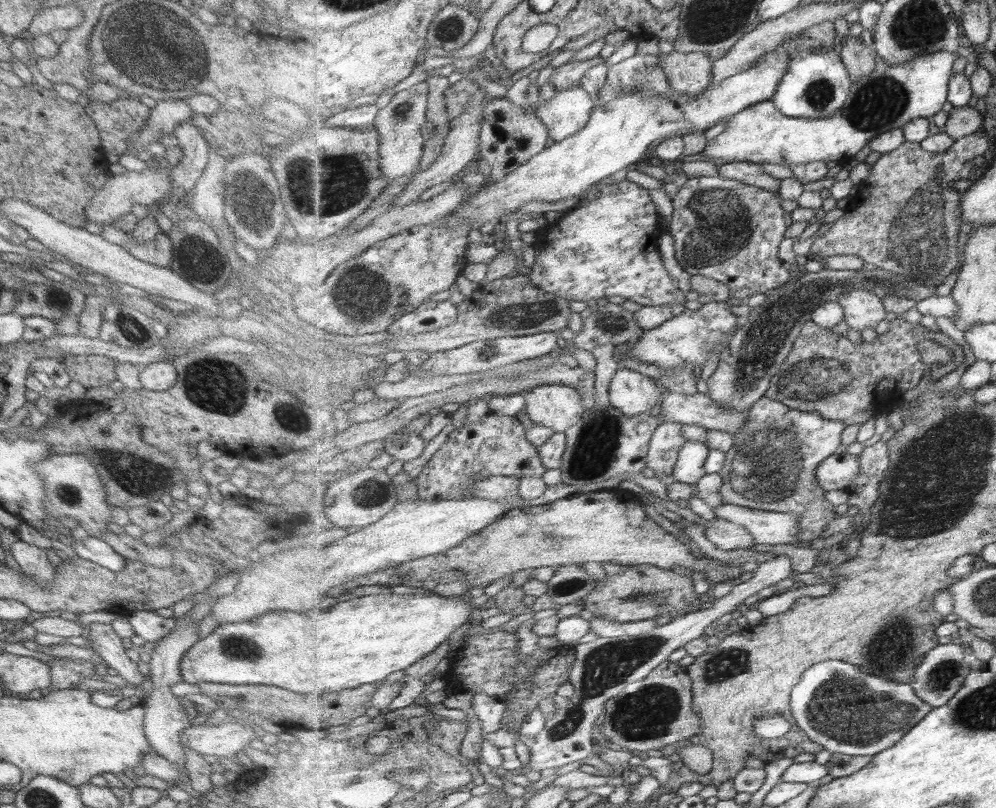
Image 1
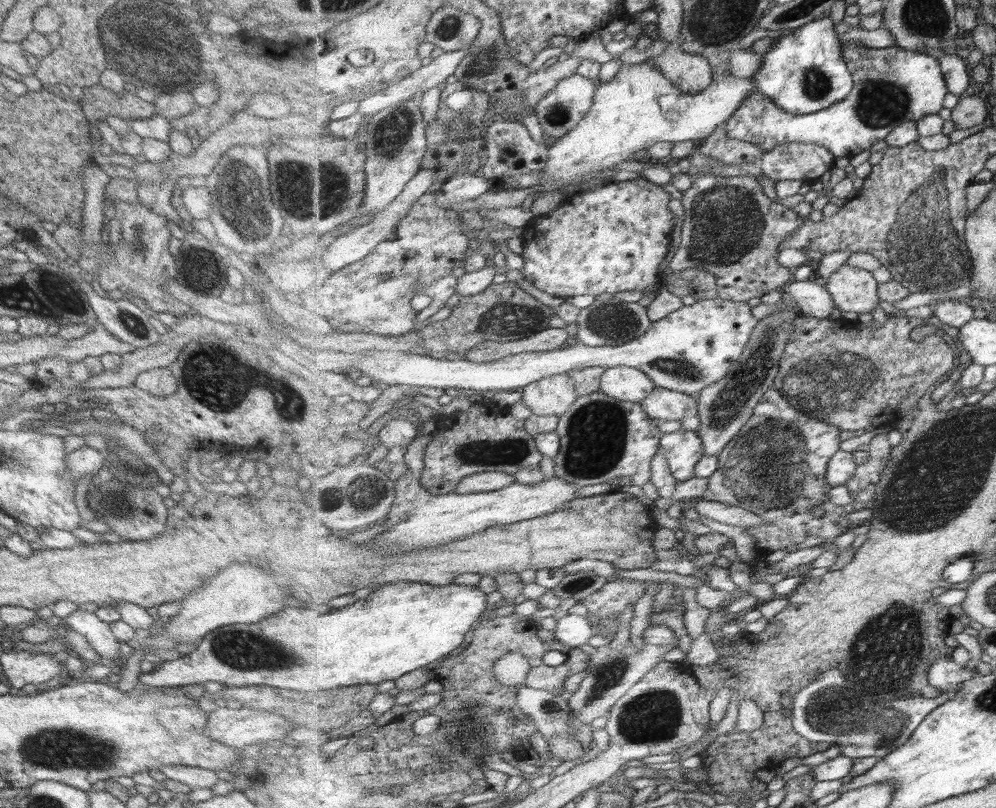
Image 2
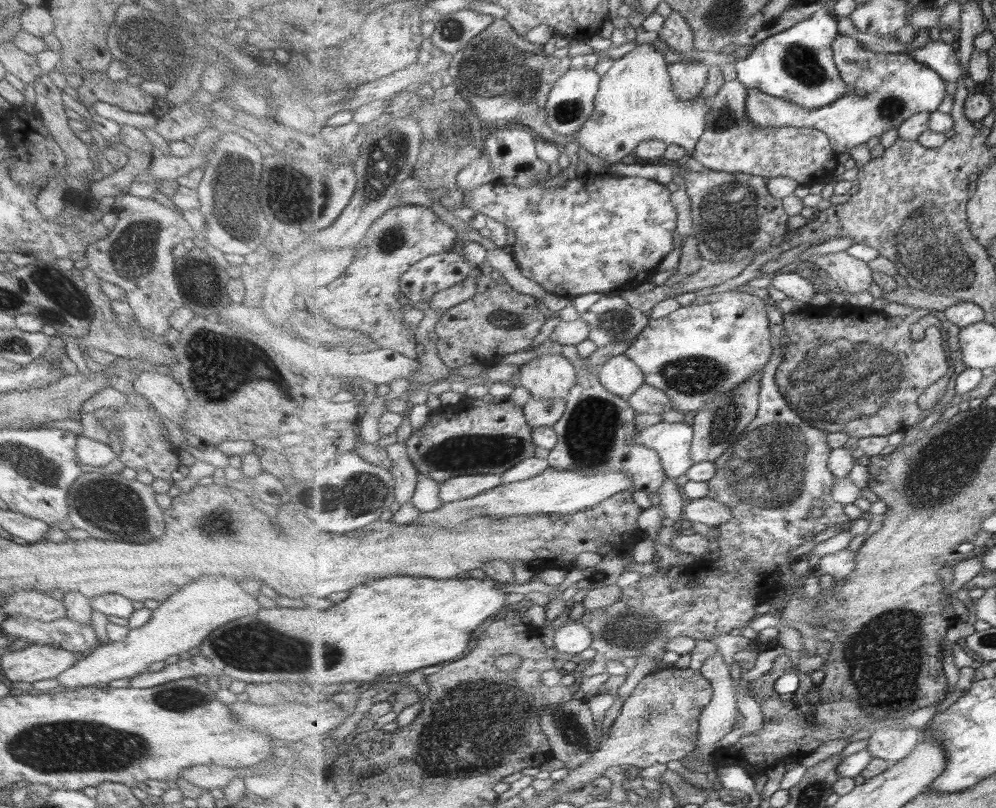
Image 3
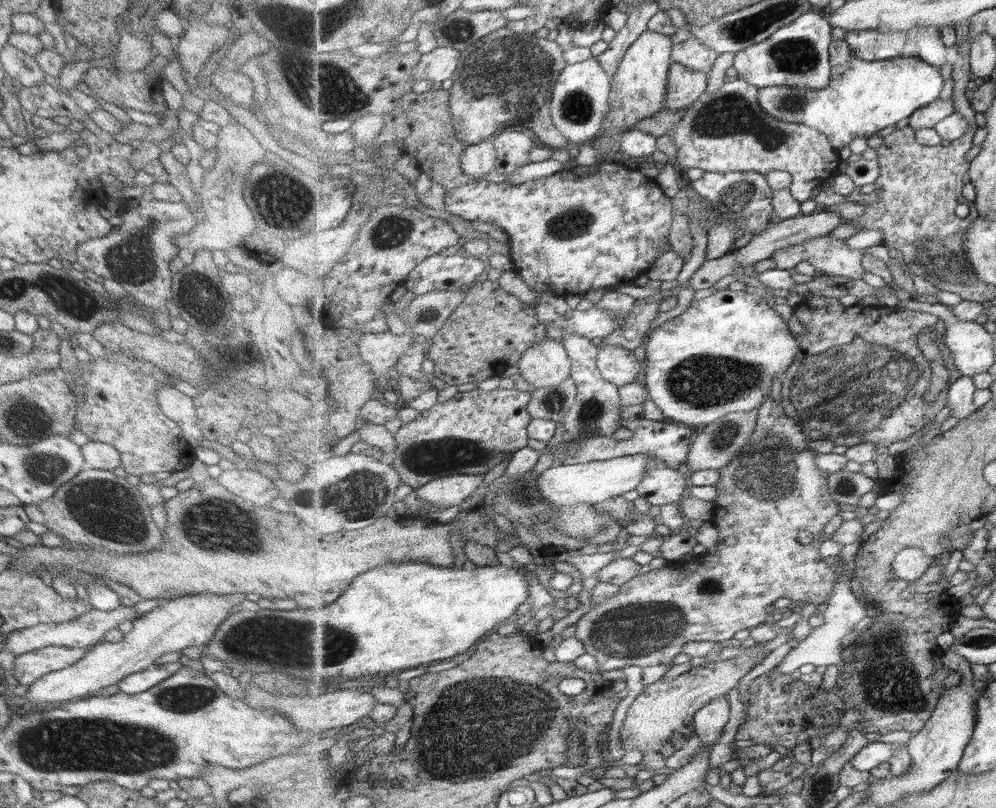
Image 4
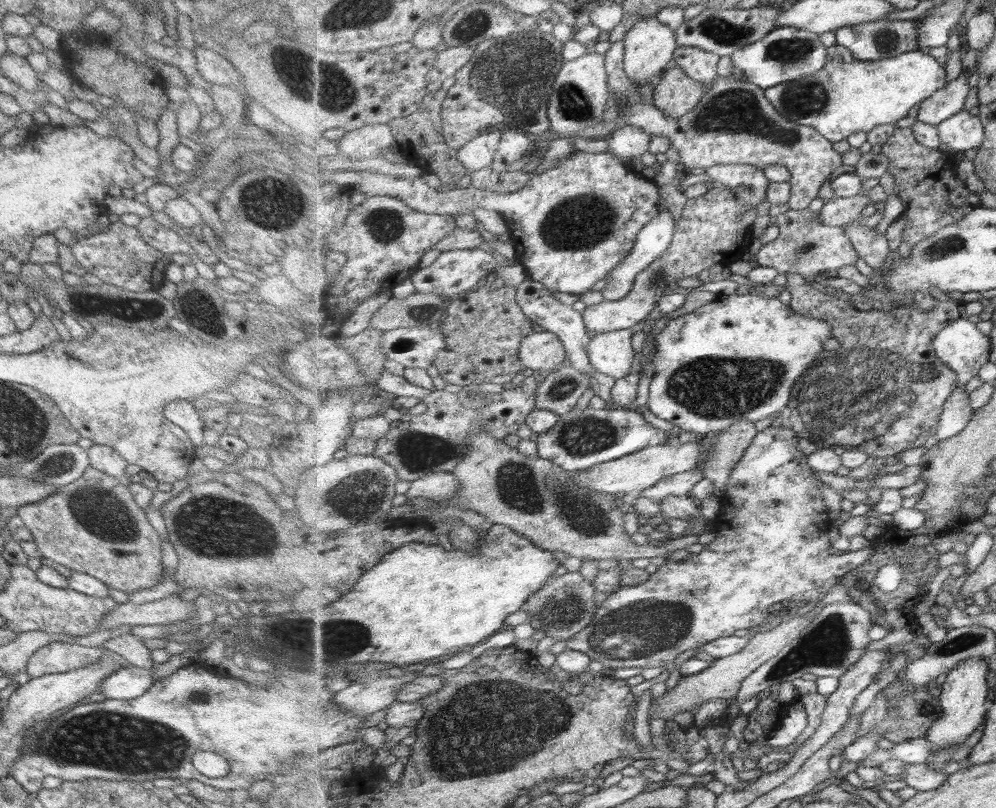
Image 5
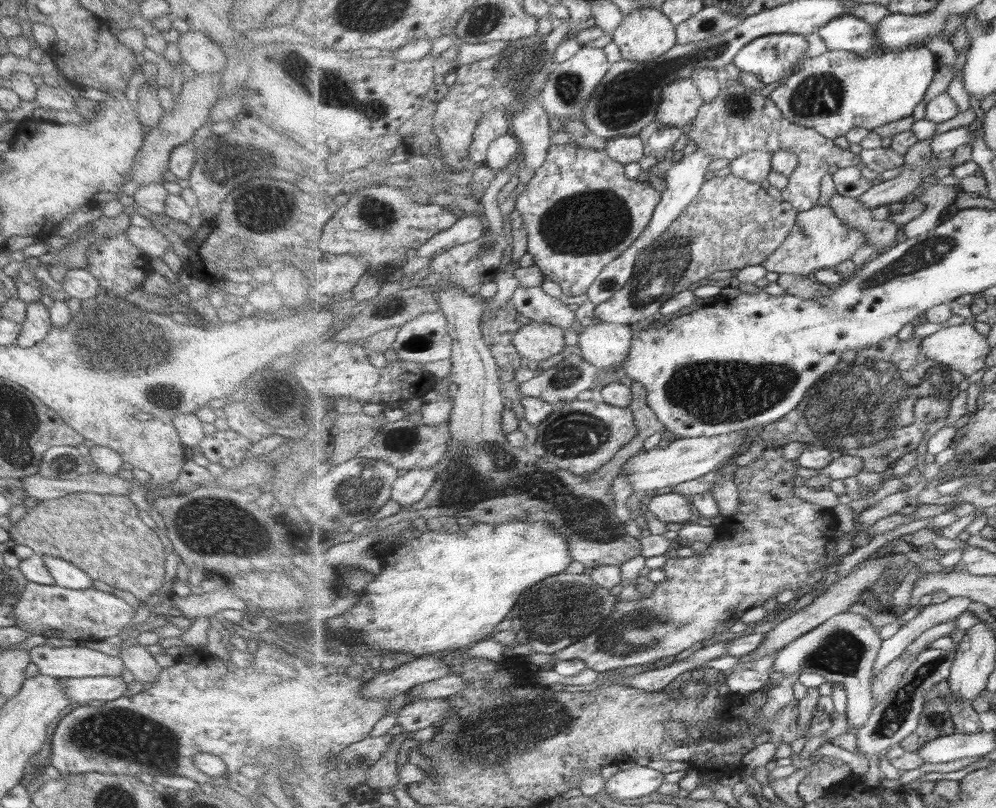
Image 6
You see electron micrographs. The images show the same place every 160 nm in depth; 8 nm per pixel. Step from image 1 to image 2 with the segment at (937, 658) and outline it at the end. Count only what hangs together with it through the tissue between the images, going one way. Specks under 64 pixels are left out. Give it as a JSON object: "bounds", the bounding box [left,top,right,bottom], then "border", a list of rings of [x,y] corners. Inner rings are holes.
{"bounds":[929,655,965,698],"border":[[[943,655],[937,659],[937,662],[929,669],[929,682],[949,698],[955,695],[955,688],[961,686],[961,672],[965,670],[963,664],[953,660],[951,655]]]}

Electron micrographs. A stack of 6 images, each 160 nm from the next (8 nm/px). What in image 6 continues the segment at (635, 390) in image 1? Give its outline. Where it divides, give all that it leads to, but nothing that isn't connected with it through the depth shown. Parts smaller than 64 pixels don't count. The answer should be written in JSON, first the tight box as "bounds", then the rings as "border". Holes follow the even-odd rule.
{"bounds":[577,321,633,369],"border":[[[594,321],[583,330],[578,328],[577,333],[579,334],[577,351],[598,369],[618,366],[631,353],[633,331],[629,325]]]}

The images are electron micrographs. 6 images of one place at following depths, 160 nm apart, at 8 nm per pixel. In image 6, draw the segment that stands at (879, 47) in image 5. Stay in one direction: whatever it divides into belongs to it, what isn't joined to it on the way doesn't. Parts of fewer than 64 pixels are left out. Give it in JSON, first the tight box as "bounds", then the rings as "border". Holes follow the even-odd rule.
{"bounds":[817,14,880,58],"border":[[[851,14],[834,18],[817,34],[829,51],[848,50],[867,58],[880,47],[874,25]]]}

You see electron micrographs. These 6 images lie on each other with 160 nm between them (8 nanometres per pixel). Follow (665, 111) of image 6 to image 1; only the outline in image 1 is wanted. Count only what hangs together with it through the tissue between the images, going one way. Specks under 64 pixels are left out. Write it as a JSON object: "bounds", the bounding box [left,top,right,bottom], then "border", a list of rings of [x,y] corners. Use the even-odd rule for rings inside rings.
{"bounds":[659,50,714,96],"border":[[[673,50],[671,53],[661,54],[659,60],[674,92],[687,96],[699,96],[712,84],[714,60],[708,54],[682,53]]]}

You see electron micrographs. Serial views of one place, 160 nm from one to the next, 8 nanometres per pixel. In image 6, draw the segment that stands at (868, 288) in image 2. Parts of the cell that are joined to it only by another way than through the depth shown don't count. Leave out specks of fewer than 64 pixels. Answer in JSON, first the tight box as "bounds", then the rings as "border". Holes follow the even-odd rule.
{"bounds":[763,204,866,276],"border":[[[829,204],[799,211],[797,220],[797,224],[792,228],[785,242],[764,263],[763,266],[767,271],[778,273],[779,276],[783,274],[813,276],[817,270],[835,270],[841,262],[851,261],[855,252],[866,244],[864,232],[852,226],[846,226]]]}

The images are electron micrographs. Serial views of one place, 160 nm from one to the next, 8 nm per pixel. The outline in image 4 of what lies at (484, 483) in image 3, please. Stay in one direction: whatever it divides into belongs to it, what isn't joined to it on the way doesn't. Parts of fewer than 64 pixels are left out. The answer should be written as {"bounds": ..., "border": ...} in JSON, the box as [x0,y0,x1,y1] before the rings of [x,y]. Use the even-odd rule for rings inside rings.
{"bounds":[415,474,483,509],"border":[[[452,474],[438,476],[415,491],[418,499],[429,501],[440,509],[445,509],[463,504],[482,485],[483,475]]]}

